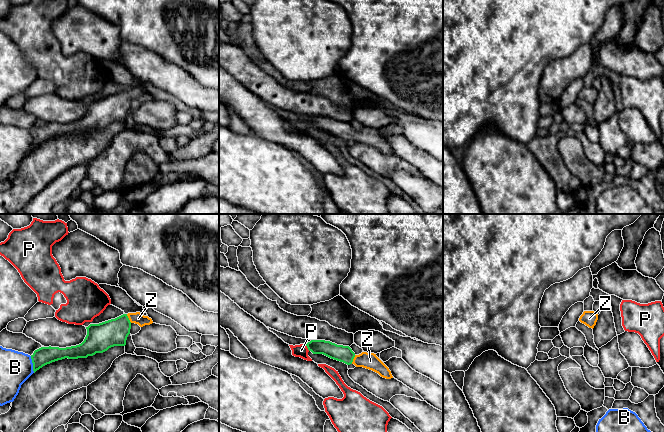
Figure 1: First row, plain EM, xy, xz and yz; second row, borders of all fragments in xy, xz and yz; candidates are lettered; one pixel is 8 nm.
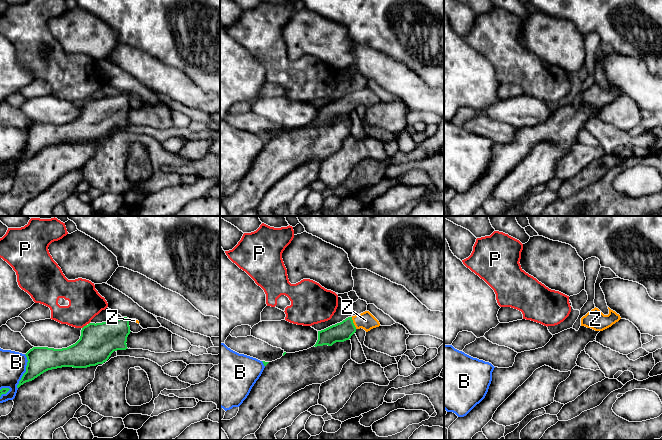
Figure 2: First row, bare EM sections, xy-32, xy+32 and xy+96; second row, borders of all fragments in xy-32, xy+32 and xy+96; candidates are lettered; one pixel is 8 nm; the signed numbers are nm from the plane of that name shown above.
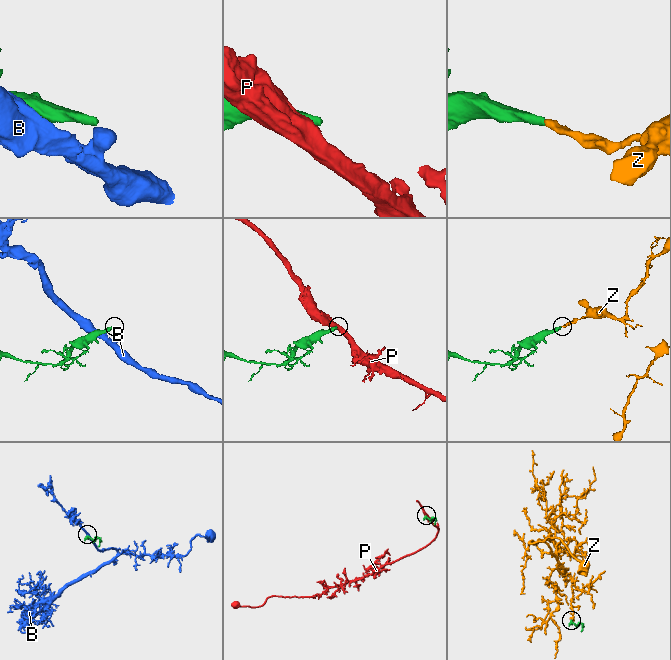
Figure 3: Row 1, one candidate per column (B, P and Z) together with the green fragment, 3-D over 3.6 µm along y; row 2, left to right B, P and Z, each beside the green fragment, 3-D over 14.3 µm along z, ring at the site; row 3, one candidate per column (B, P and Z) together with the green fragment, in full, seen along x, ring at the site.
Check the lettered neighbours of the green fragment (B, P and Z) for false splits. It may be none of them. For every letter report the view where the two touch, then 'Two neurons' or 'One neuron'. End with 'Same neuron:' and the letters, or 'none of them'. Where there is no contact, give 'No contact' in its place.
B: Touches green in xy. Two neurons
P: Touches green in xz. Two neurons
Z: Touches green in xy. One neuron
Same neuron: Z

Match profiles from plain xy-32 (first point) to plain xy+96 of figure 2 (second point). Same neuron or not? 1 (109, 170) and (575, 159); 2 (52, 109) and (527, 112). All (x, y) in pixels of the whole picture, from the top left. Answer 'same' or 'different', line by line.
1: same
2: same

